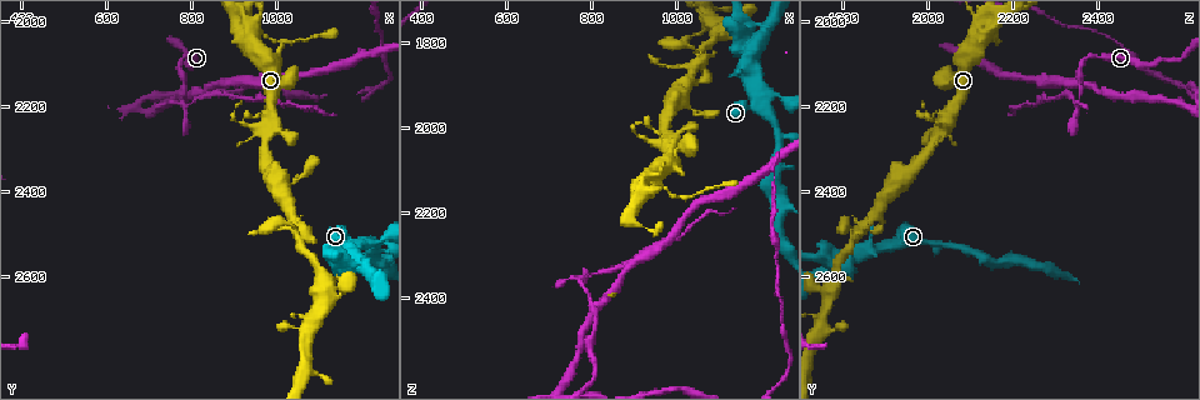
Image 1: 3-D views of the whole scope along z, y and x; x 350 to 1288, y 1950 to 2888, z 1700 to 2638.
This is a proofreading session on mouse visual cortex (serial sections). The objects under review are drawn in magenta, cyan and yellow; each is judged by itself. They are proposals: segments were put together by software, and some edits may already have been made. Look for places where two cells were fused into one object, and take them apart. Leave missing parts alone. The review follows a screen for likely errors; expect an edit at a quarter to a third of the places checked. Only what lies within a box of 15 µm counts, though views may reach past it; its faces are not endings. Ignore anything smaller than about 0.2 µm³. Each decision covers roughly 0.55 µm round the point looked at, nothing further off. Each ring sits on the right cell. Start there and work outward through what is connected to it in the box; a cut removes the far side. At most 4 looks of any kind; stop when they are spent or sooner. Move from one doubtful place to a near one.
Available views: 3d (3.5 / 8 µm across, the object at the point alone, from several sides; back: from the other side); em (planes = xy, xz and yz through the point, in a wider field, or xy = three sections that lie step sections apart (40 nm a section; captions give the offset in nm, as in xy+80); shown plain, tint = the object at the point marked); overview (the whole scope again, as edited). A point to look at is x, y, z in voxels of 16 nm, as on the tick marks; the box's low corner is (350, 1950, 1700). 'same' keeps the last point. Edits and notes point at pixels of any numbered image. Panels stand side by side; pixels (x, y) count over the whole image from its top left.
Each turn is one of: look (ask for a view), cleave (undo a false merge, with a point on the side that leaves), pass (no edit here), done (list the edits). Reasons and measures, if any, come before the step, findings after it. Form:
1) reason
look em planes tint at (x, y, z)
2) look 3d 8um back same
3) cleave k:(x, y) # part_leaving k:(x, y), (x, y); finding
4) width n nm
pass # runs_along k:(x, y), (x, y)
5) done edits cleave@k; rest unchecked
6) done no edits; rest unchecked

narrows sharply
look 3d 8um back at (1060, 2510, 1825)

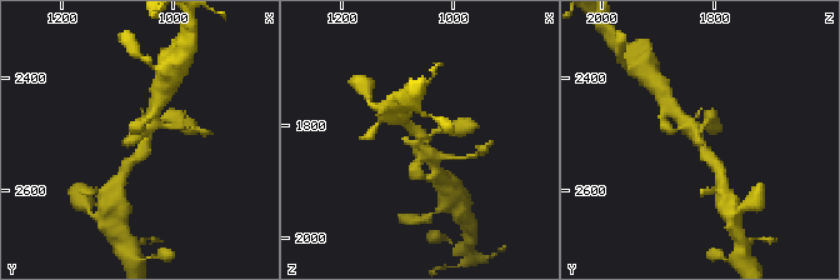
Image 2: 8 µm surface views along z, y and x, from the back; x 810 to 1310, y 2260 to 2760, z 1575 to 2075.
look em planes tint at (1065, 2515, 1820)

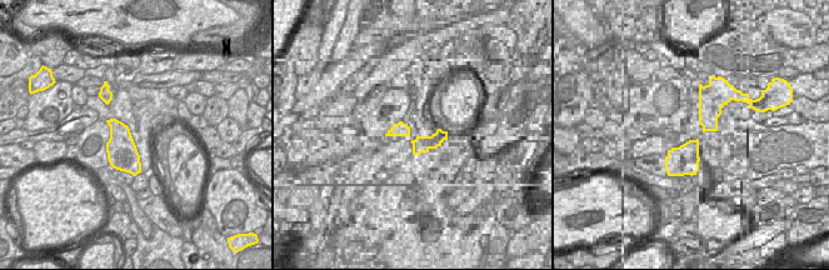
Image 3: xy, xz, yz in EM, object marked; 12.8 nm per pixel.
pass # runs_along 2:(679, 118), (703, 144), (715, 168); continuous, no second cell

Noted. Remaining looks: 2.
sharp bend
look 3d 8um at (790, 2200, 2355)

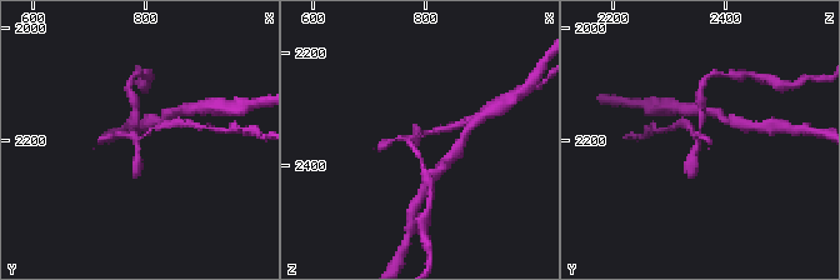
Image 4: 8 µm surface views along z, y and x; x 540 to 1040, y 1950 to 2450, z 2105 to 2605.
look em xy step 5 tint at (790, 2195, 2350)

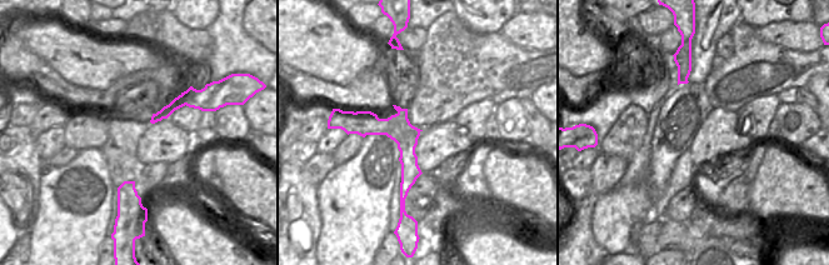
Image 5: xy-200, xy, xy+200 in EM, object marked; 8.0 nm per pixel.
cleave 4:(113, 135) # part_leaving 4:(138, 138), (154, 128), (183, 121); a second cell is stuck on

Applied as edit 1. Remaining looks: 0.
done edits cleave@4; rest unchecked

